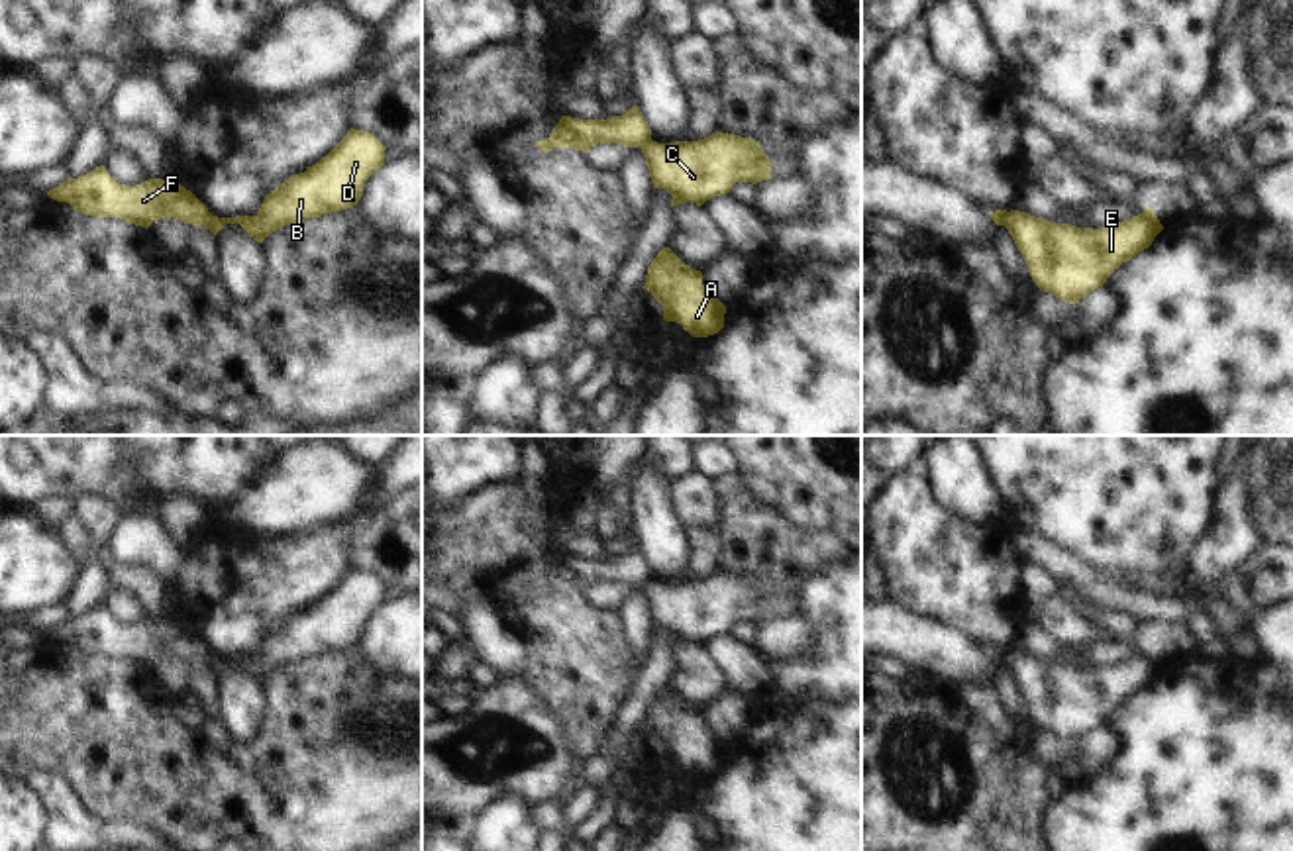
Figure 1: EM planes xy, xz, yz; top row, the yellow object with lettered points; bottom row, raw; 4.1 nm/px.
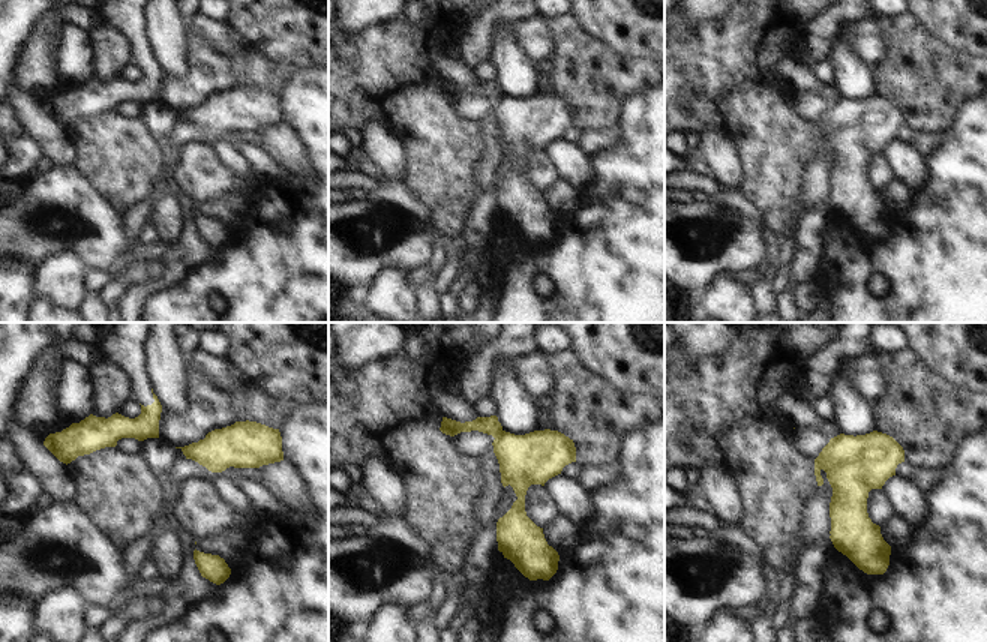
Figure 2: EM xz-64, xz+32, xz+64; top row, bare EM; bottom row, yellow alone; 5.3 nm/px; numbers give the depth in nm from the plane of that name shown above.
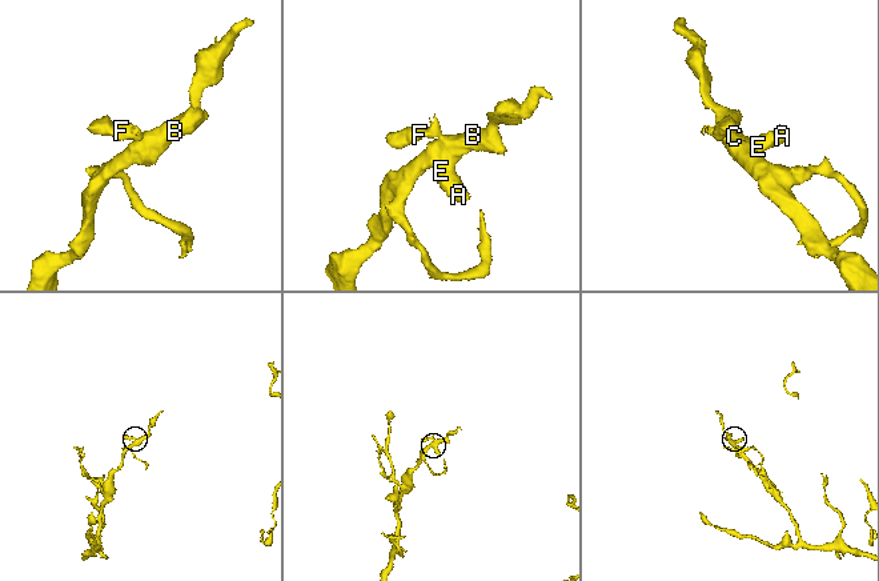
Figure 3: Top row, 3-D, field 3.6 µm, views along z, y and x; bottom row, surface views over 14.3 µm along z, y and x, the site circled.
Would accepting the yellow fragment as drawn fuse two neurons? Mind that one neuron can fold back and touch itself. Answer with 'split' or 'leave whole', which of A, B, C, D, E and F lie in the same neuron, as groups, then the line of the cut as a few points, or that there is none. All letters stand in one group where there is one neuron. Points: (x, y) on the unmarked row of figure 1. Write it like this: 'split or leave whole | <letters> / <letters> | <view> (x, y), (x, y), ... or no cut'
split | A B C D E / F | xy (208, 651), (203, 663)

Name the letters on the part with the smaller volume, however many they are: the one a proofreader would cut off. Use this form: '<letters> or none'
F

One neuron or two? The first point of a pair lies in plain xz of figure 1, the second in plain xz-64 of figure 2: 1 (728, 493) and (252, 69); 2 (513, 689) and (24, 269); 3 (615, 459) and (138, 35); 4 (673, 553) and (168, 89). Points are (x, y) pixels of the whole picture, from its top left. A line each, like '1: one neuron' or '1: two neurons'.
1: one neuron
2: two neurons
3: one neuron
4: two neurons

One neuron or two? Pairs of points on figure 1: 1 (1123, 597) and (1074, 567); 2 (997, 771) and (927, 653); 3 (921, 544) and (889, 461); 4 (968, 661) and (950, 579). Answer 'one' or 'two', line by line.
1: one
2: two
3: two
4: two

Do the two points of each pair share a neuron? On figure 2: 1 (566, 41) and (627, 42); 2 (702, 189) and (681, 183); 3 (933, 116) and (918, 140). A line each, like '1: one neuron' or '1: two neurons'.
1: two neurons
2: one neuron
3: two neurons

